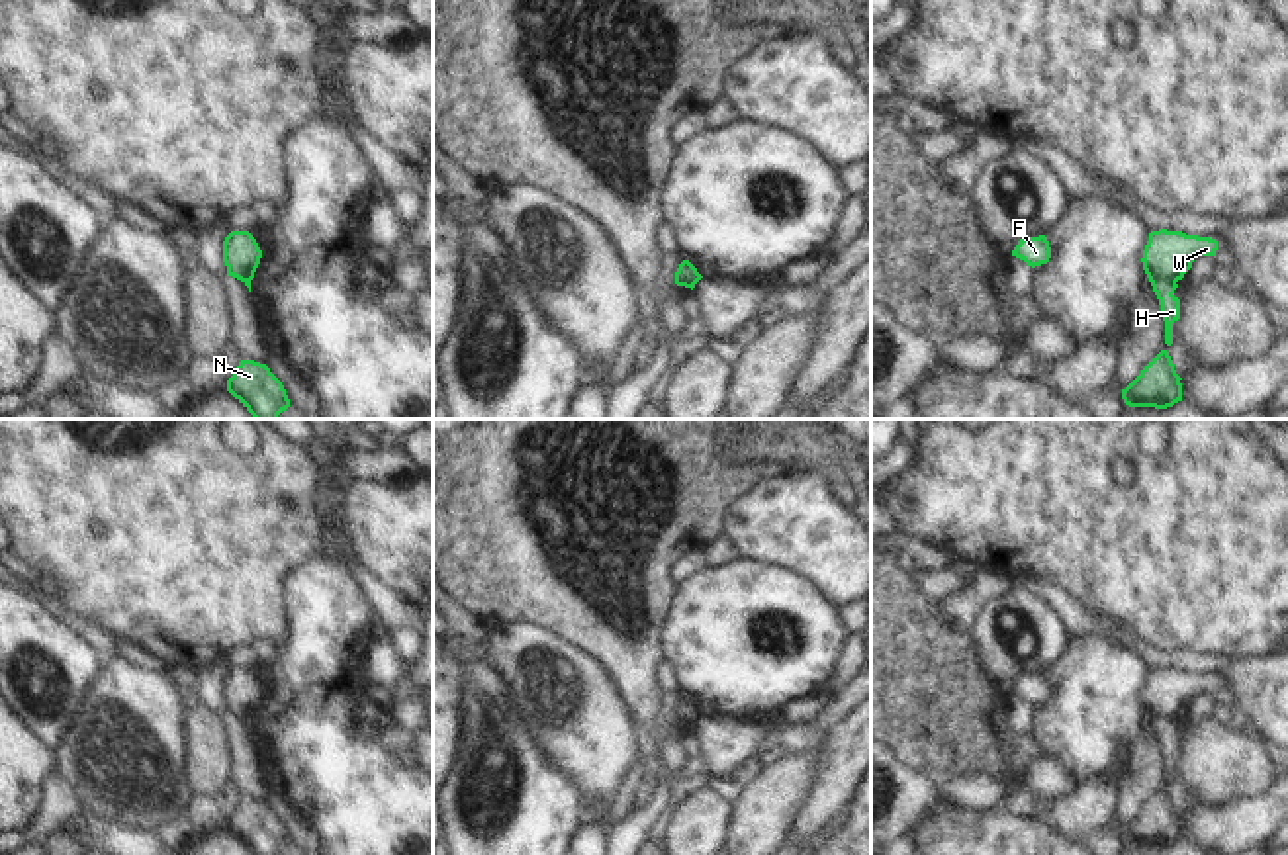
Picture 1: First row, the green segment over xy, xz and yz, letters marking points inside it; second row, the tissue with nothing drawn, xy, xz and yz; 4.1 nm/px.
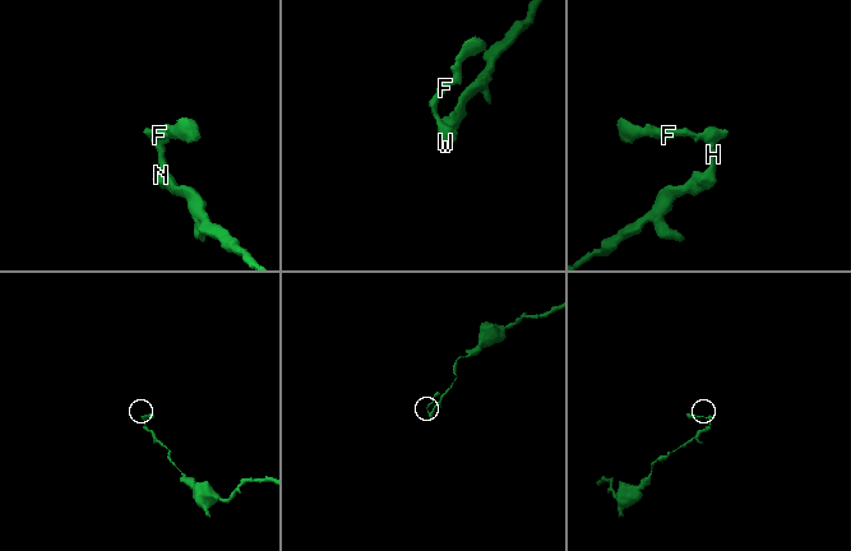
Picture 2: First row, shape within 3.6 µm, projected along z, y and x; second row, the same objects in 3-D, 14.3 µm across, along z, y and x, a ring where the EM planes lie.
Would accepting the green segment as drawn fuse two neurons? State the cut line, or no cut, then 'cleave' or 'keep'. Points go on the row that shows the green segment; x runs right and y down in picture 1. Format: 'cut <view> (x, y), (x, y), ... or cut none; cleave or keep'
cut yz (1175, 280), (1157, 278), (1151, 282); cleave

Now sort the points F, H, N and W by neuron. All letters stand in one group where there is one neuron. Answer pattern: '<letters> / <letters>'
F W / H N

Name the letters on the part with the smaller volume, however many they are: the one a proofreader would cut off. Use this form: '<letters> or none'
F, W.

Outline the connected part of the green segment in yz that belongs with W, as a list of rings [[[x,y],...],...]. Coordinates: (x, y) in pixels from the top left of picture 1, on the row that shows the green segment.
[[[1159,229],[1149,233],[1141,262],[1149,282],[1178,282],[1198,256],[1216,256],[1216,250],[1216,239]]]

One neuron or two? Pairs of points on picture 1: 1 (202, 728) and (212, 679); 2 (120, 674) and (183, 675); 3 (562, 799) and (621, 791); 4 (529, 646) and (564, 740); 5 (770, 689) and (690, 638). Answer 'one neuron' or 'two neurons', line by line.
1: two neurons
2: two neurons
3: two neurons
4: one neuron
5: one neuron

